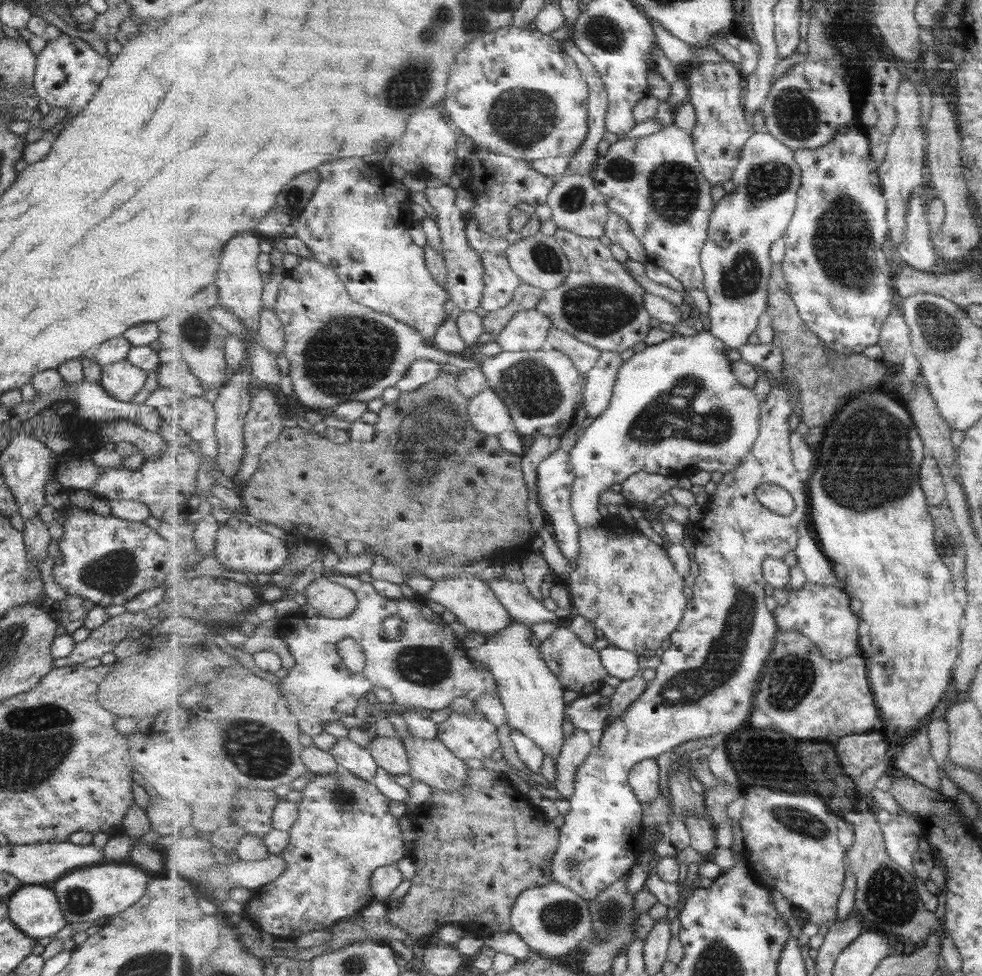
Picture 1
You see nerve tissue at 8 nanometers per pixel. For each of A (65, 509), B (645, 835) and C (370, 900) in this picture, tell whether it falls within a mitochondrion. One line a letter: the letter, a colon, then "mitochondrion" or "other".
A: other
B: other
C: other

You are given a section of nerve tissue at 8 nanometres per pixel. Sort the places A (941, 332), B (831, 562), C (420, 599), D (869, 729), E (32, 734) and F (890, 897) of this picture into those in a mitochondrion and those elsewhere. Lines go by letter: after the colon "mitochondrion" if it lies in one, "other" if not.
A: mitochondrion
B: other
C: other
D: other
E: mitochondrion
F: mitochondrion

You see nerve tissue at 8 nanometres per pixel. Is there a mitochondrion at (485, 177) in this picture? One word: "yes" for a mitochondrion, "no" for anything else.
no

